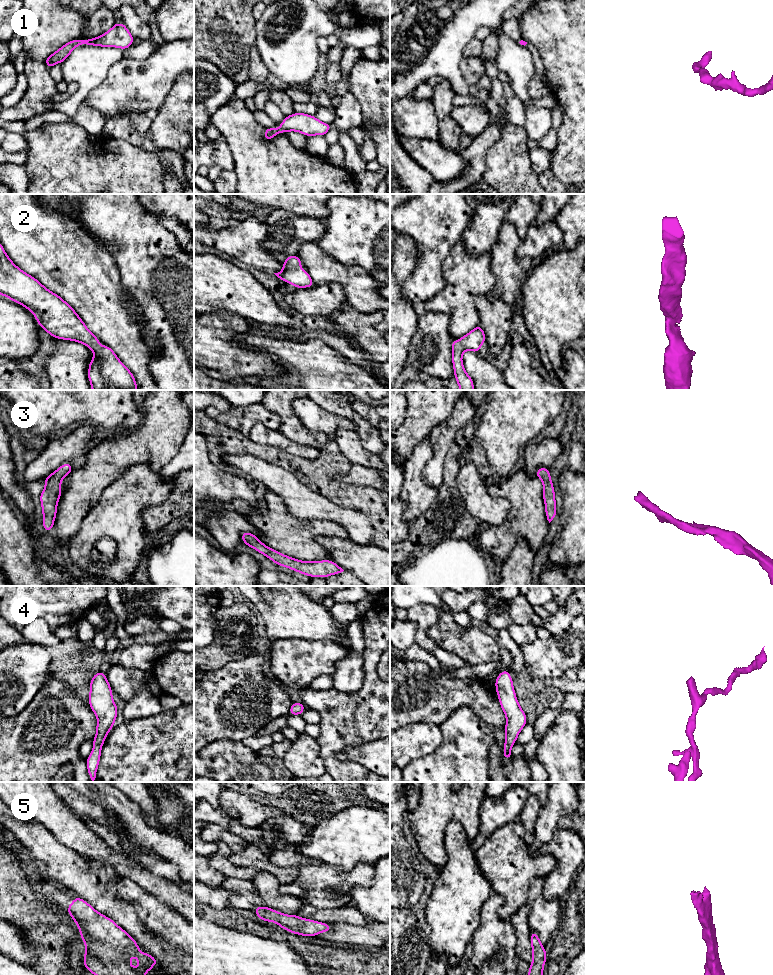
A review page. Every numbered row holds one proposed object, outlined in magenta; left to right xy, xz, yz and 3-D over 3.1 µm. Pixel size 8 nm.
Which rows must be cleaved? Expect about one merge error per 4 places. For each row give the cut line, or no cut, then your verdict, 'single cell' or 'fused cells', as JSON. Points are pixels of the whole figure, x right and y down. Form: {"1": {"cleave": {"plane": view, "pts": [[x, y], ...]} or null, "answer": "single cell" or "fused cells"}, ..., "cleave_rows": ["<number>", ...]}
{"1": {"cleave": null, "answer": "single cell"}, "2": {"cleave": null, "answer": "single cell"}, "3": {"cleave": null, "answer": "single cell"}, "4": {"cleave": null, "answer": "single cell"}, "5": {"cleave": null, "answer": "single cell"}, "cleave_rows": []}

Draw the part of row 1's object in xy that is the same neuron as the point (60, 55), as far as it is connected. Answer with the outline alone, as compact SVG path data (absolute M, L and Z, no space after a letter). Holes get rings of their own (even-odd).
M115 23L106 33L97 38L76 39L64 44L60 49L51 54L45 61L45 65L51 68L55 64L64 62L72 50L80 45L91 45L101 47L116 47L123 50L129 48L134 42L134 37L128 31L124 23Z

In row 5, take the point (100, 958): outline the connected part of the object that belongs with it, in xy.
M75 897L67 911L79 927L80 937L86 946L83 957L84 966L94 975L145 975L159 962L148 953L141 953L136 941L115 921L96 911L90 904L80 897ZM136 956L139 968L130 965L130 958Z

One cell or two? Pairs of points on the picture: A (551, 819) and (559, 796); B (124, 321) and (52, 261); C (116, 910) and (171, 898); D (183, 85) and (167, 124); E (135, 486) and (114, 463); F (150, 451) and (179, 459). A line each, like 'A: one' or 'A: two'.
A: one
B: one
C: two
D: one
E: two
F: two

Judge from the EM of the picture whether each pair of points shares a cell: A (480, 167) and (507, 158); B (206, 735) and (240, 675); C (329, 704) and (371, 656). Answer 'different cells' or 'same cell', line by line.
A: different cells
B: same cell
C: same cell

